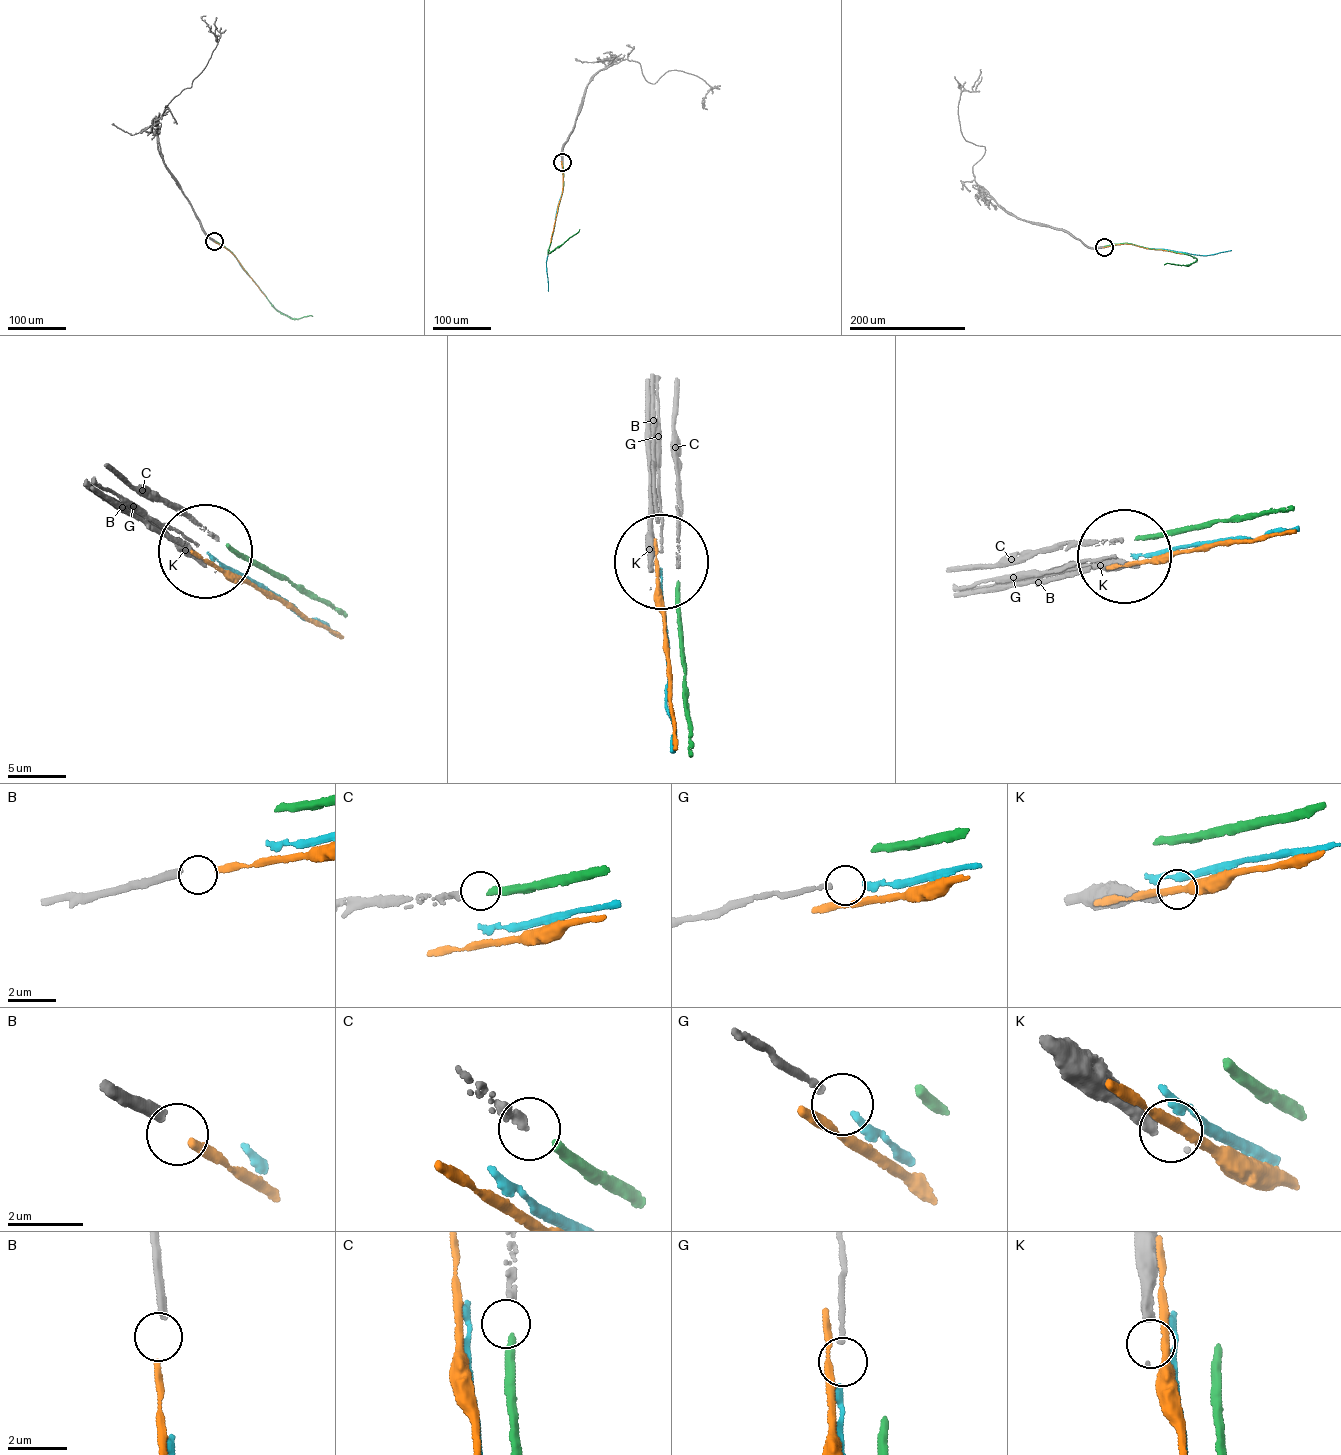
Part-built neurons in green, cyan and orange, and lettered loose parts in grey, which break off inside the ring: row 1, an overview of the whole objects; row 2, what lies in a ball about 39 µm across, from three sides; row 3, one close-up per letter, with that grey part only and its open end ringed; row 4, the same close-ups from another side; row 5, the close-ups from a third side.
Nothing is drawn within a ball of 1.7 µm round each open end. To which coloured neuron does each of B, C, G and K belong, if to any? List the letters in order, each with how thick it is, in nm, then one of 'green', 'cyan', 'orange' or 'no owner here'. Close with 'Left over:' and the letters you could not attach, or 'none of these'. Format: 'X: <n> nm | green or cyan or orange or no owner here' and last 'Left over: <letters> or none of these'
B: 280 nm | orange
C: 240 nm | green
G: 170 nm | cyan
K: 40 nm | no owner here
Left over: K

